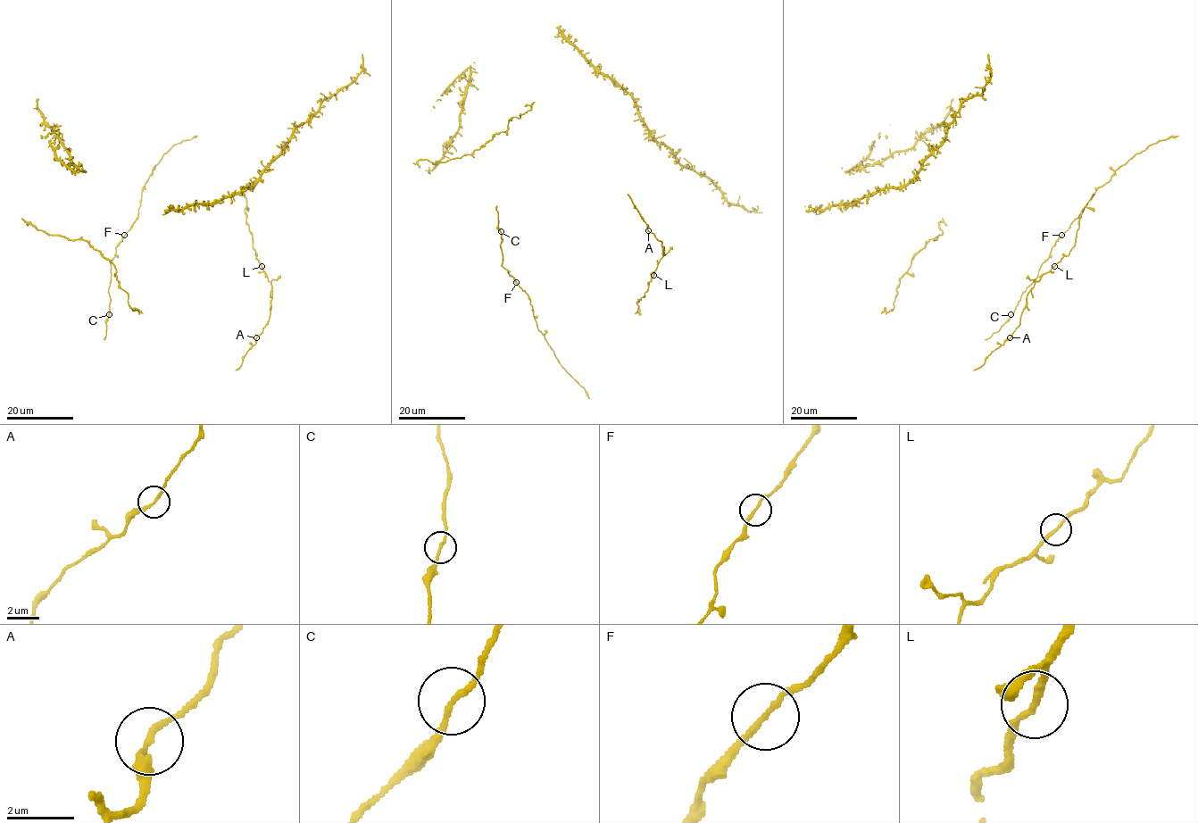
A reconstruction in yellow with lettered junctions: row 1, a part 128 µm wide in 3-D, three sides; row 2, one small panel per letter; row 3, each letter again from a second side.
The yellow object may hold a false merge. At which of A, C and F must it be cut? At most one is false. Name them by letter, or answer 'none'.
none

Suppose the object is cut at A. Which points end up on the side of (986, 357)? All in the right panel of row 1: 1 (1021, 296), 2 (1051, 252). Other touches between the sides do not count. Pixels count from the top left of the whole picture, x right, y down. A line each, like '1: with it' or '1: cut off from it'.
1: with it
2: with it

